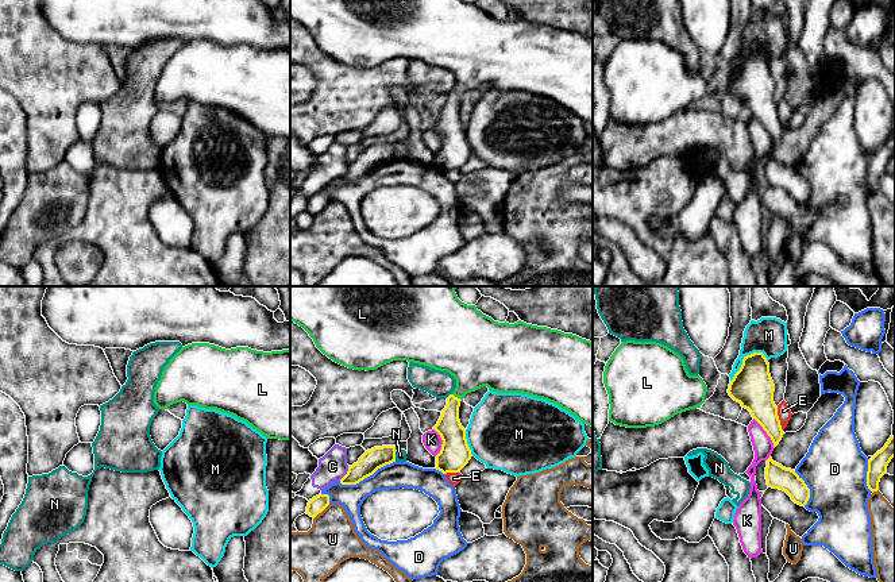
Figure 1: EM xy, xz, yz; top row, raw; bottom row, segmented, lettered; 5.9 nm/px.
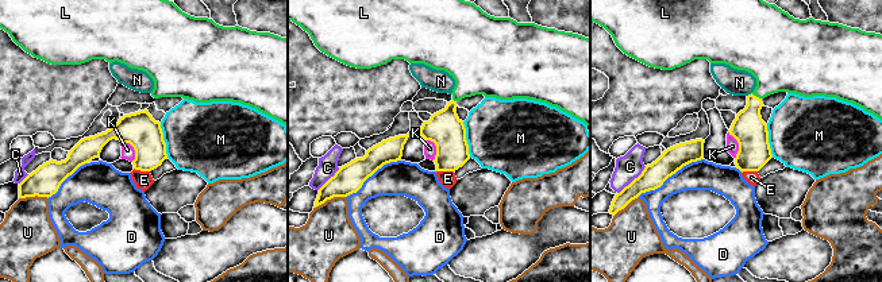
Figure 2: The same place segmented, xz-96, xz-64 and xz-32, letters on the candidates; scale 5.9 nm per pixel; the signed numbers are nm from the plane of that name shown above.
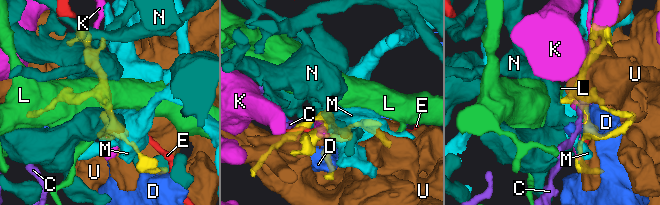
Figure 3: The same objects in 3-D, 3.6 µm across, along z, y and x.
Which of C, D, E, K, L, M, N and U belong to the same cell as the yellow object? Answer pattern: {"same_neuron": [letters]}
{"same_neuron": ["L"]}

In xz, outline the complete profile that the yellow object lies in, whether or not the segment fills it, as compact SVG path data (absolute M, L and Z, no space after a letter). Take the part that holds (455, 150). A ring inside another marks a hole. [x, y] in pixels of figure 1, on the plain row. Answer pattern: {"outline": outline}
{"outline": "M290 0L290 19L302 24L324 53L348 66L369 69L393 58L408 58L450 70L456 77L456 85L447 95L447 103L433 124L443 138L436 153L436 167L443 171L459 170L472 154L459 117L459 104L467 90L483 84L498 90L522 90L547 97L593 124L593 41L576 32L521 18L498 20L464 0Z"}

